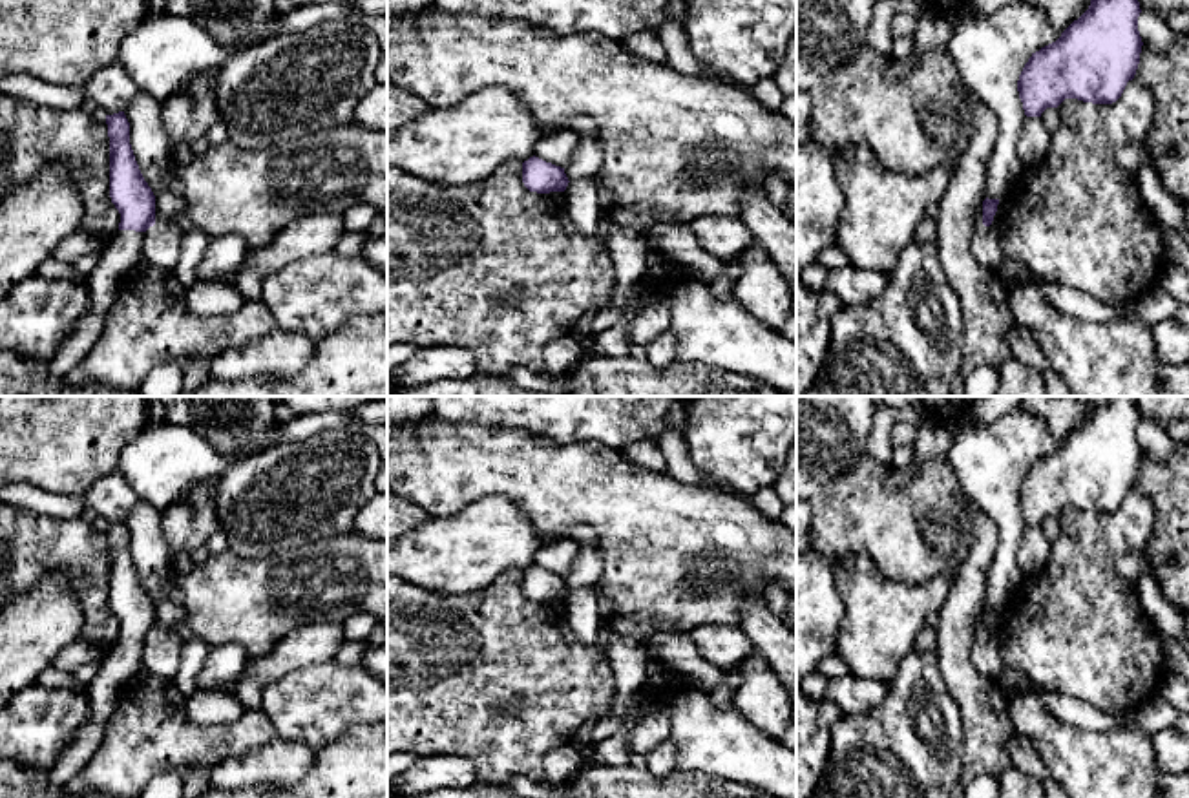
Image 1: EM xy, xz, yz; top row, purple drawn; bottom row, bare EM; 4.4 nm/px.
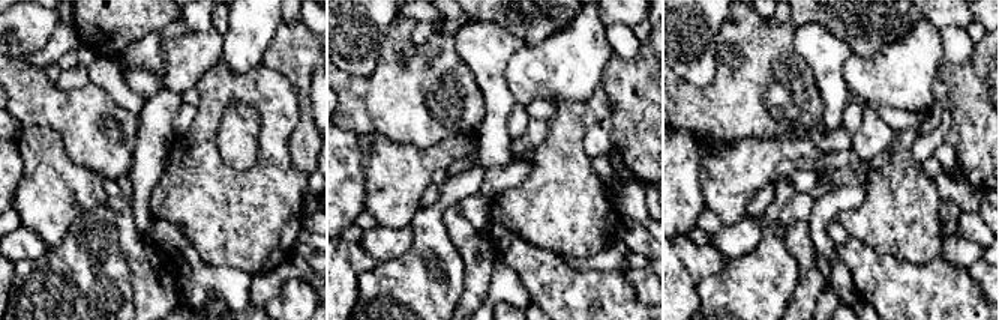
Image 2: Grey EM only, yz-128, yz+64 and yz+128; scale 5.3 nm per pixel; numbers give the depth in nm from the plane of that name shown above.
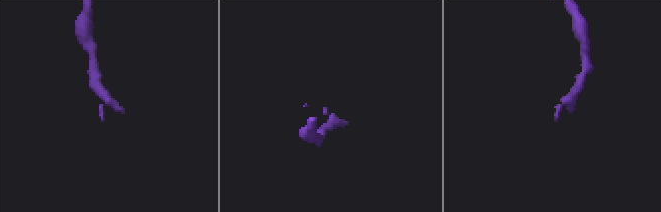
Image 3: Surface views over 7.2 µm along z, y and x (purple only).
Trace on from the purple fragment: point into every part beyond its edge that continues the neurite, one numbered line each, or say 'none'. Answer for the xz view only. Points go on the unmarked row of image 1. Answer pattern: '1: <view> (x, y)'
none

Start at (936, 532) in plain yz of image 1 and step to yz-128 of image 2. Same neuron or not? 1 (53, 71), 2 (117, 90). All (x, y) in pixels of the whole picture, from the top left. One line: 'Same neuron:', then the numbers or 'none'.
Same neuron: none

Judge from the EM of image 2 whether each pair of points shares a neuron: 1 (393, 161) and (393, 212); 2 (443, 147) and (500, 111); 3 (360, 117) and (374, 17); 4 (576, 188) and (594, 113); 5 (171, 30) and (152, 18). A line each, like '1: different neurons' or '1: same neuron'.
1: same neuron
2: different neurons
3: different neurons
4: same neuron
5: different neurons

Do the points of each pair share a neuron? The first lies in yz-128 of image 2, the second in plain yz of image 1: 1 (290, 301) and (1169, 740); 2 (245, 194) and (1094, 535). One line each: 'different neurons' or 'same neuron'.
1: same neuron
2: same neuron

